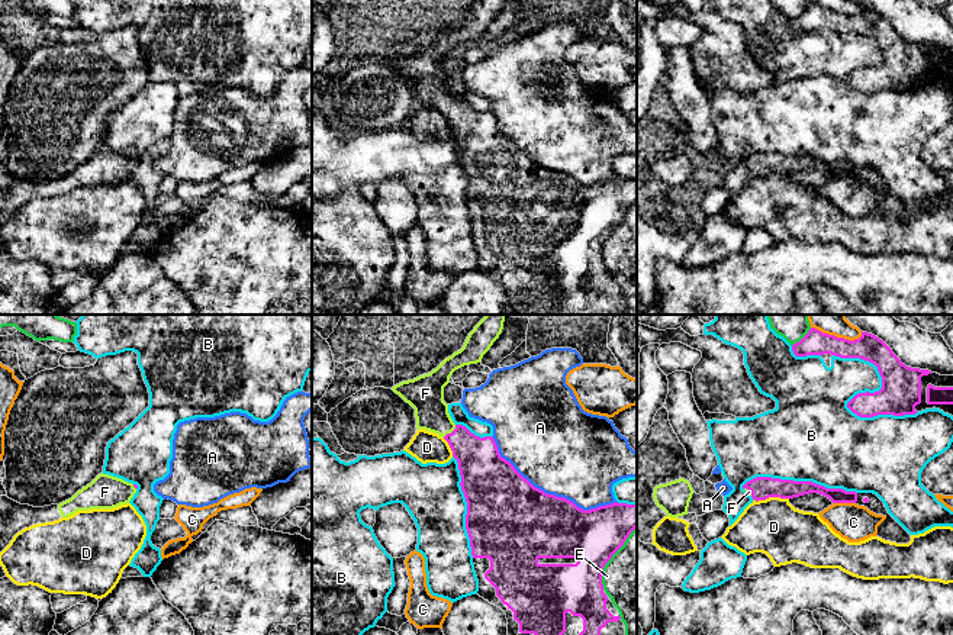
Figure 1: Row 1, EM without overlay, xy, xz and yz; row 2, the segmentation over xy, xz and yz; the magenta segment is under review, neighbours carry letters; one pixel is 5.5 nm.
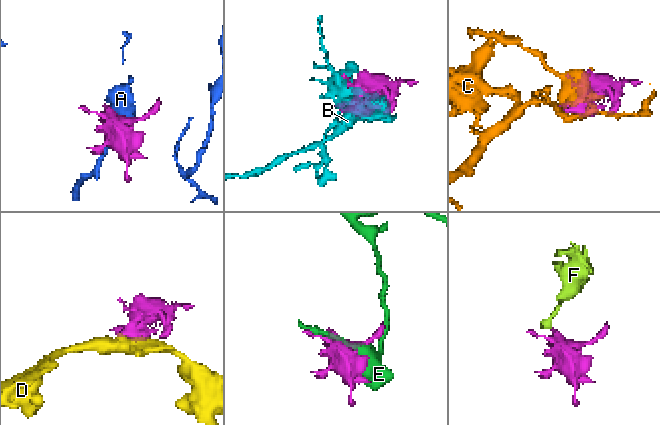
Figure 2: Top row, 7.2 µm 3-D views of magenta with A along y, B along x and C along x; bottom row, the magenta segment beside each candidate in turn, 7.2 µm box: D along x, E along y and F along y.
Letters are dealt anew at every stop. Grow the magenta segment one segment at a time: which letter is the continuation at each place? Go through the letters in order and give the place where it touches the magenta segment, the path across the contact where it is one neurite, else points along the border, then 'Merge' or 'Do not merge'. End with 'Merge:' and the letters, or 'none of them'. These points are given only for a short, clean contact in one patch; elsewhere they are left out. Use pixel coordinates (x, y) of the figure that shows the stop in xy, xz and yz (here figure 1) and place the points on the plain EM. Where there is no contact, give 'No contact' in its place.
A: Touches magenta at xz (549, 170). Do not merge
B: Touches magenta at yz (859, 68). Do not merge
C: Touches magenta at yz (844, 177). Do not merge
D: Touches magenta at yz (770, 171). Boundary: yz (788, 173), (753, 176). Do not merge
E: Touches magenta at xz (611, 232). Do not merge
F: Touches magenta at xz (451, 108). Path across: xz (480, 141), (477, 134), (451, 108), (431, 87), (425, 71). Merge
Merge: F

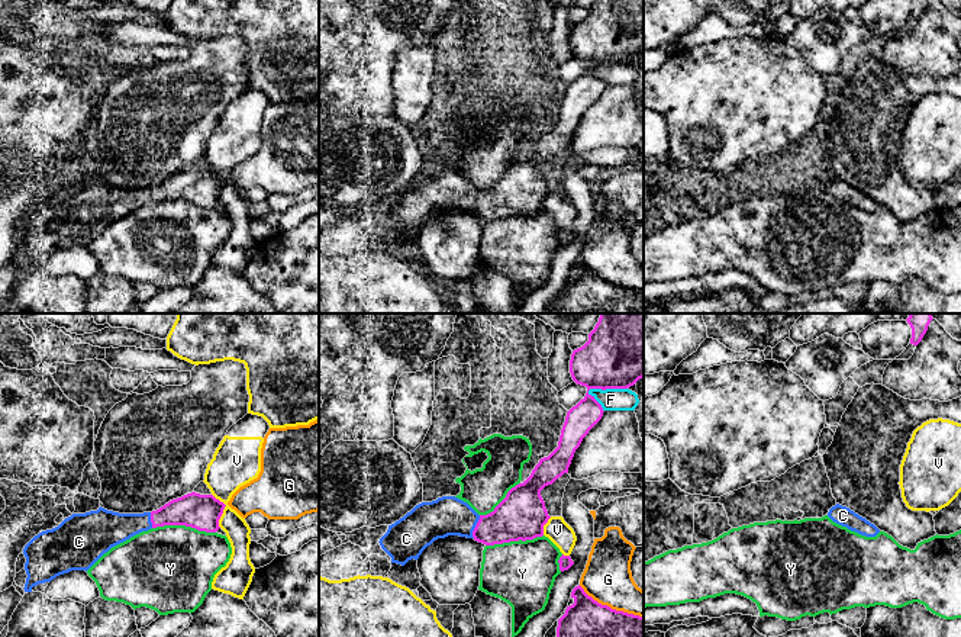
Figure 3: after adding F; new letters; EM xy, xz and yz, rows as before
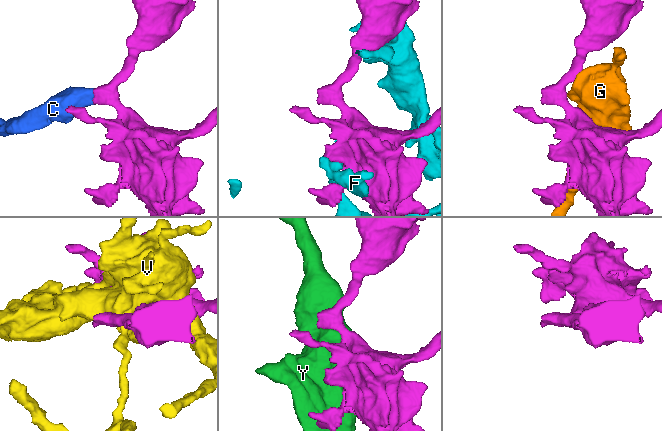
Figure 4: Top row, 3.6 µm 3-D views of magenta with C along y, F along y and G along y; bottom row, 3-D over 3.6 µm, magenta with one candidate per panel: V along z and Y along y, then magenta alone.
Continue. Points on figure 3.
C: Touches magenta at xz (476, 202). Path across: xz (519, 190), (499, 202), (476, 202), (448, 190). Merge
F: Touches magenta at xz (606, 63). Do not merge
G: Touches magenta at xz (609, 282). Do not merge
V: Touches magenta at xy (223, 183). Do not merge
Y: Touches magenta at xy (184, 199). Do not merge
Merge: C

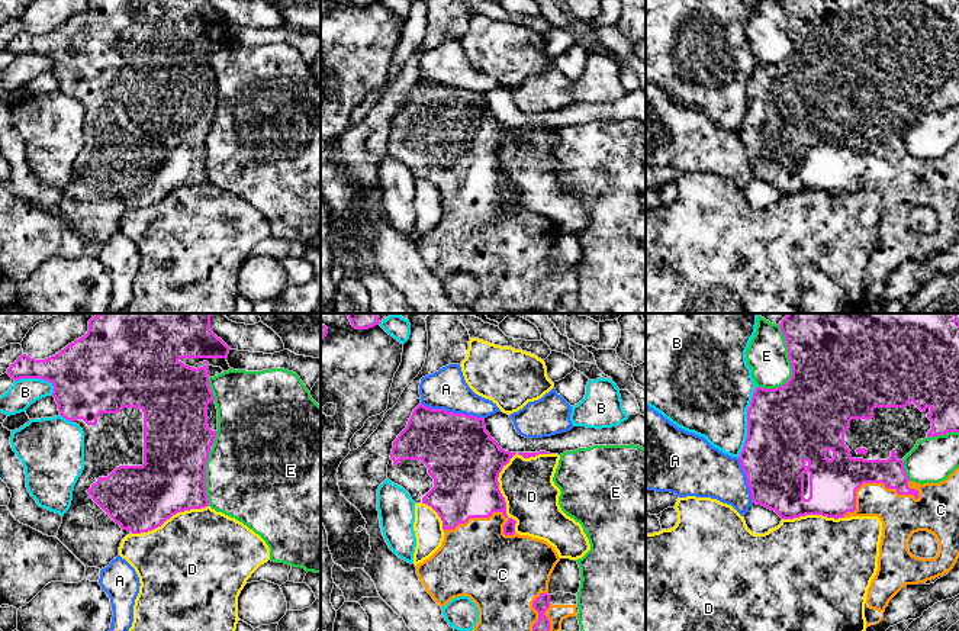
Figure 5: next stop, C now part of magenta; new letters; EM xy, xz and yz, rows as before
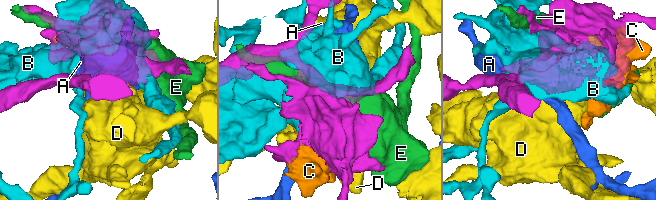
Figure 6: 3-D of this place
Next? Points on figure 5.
A: Touches magenta at xz (453, 87). Do not merge
B: Touches magenta at yz (747, 97). Do not merge
C: Touches magenta at yz (874, 157). Merge
D: Touches magenta at xz (498, 151). Do not merge
E: Touches magenta at yz (792, 42). Do not merge
Merge: C

